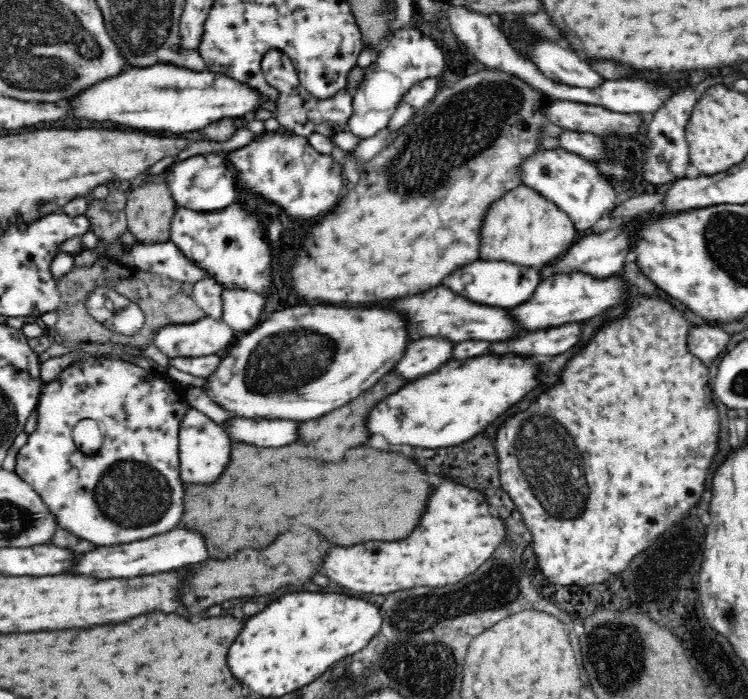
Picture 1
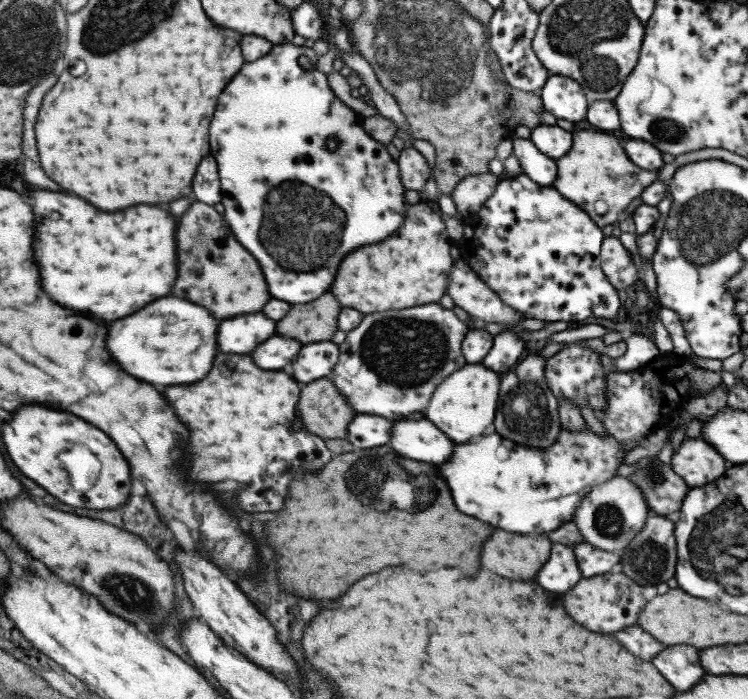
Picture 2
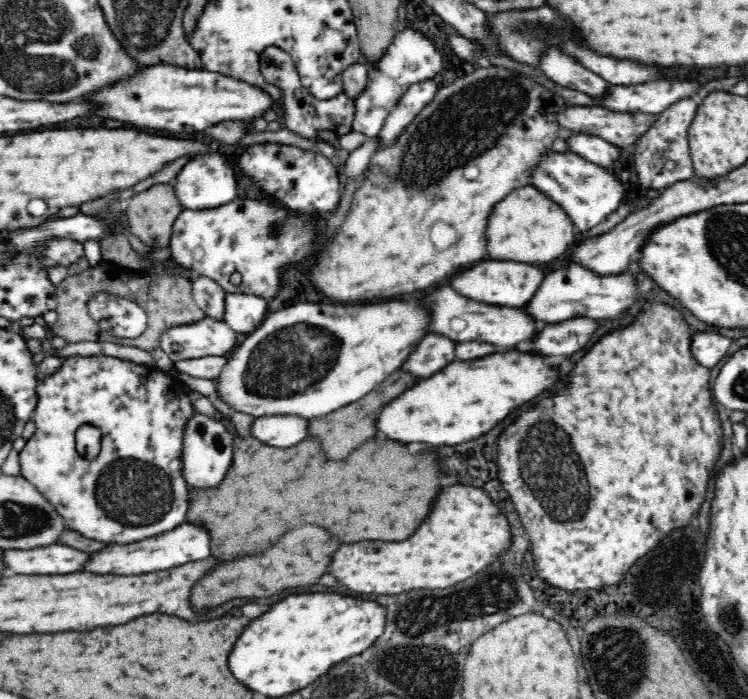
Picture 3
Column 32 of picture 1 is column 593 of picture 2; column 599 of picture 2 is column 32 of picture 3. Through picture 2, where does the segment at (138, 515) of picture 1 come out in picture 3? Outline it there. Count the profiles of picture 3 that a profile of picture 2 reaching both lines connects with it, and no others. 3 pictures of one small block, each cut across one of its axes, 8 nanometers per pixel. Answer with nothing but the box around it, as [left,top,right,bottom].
[19,355,198,545]

